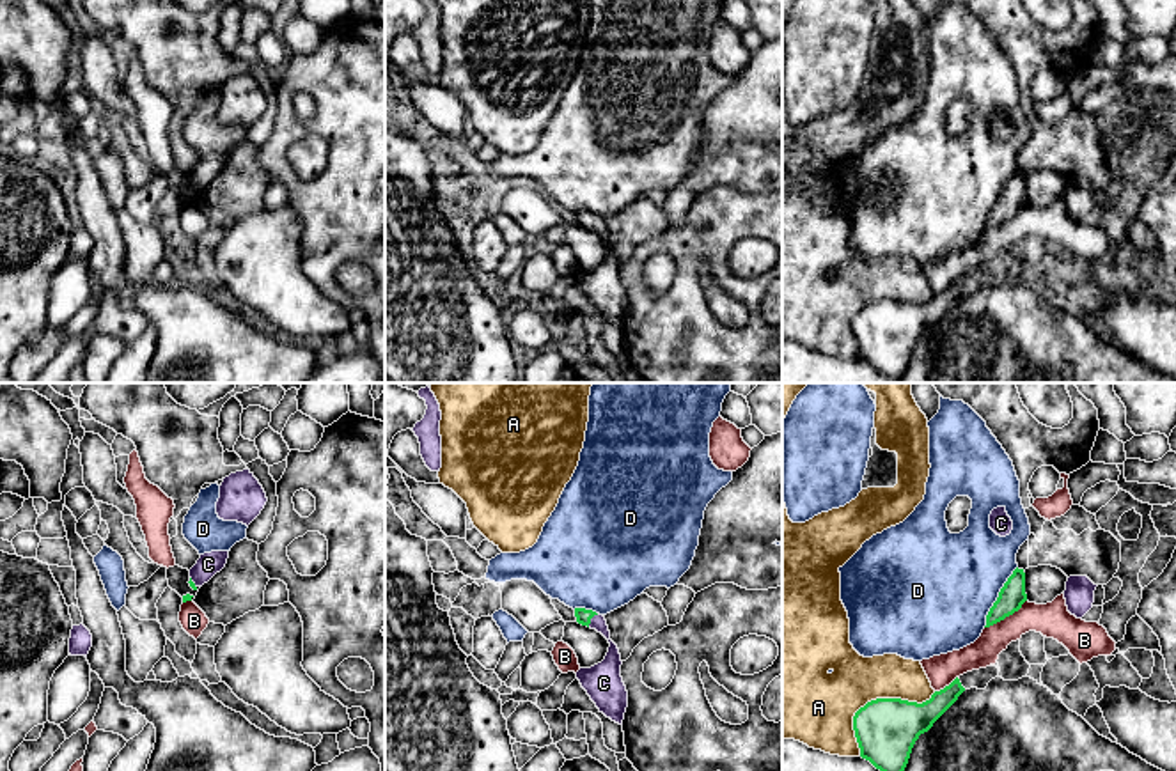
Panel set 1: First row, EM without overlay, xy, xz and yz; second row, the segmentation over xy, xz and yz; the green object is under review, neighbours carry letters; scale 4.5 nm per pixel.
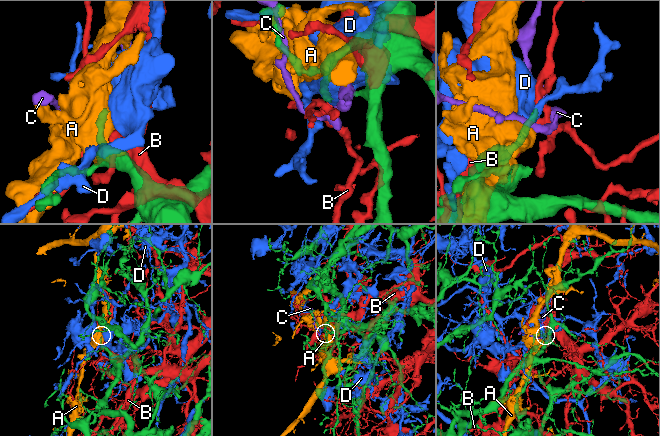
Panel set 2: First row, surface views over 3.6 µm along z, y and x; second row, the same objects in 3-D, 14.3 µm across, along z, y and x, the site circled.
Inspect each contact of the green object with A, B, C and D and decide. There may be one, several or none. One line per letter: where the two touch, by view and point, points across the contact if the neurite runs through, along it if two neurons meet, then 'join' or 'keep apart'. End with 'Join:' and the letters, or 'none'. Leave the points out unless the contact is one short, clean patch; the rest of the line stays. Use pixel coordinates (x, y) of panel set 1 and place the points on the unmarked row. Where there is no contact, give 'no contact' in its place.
A: meets green in yz at (877, 302); keep apart
B: meets green in yz at (1006, 218); keep apart
C: meets green in xz at (591, 220); runs through xz (582, 218), (591, 220), (612, 247), (609, 272); join
D: meets green in yz at (999, 199); keep apart
Join: C

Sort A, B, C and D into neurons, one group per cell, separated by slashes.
A / B / C / D

